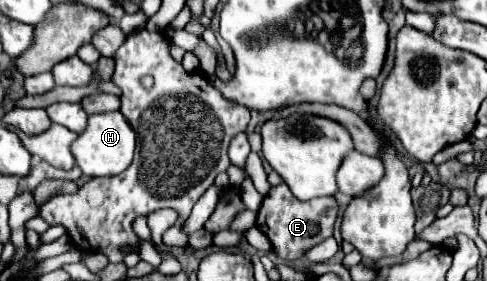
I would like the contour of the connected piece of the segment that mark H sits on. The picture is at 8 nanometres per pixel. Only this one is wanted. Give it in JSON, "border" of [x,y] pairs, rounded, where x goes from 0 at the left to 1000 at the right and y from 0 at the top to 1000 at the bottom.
{"border":[[[224,399],[224,406],[191,406],[183,413],[179,456],[158,484],[158,498],[146,512],[146,541],[158,569],[158,591],[170,605],[175,626],[240,626],[257,612],[273,569],[277,541],[277,470],[265,448],[261,420],[248,399]]]}

